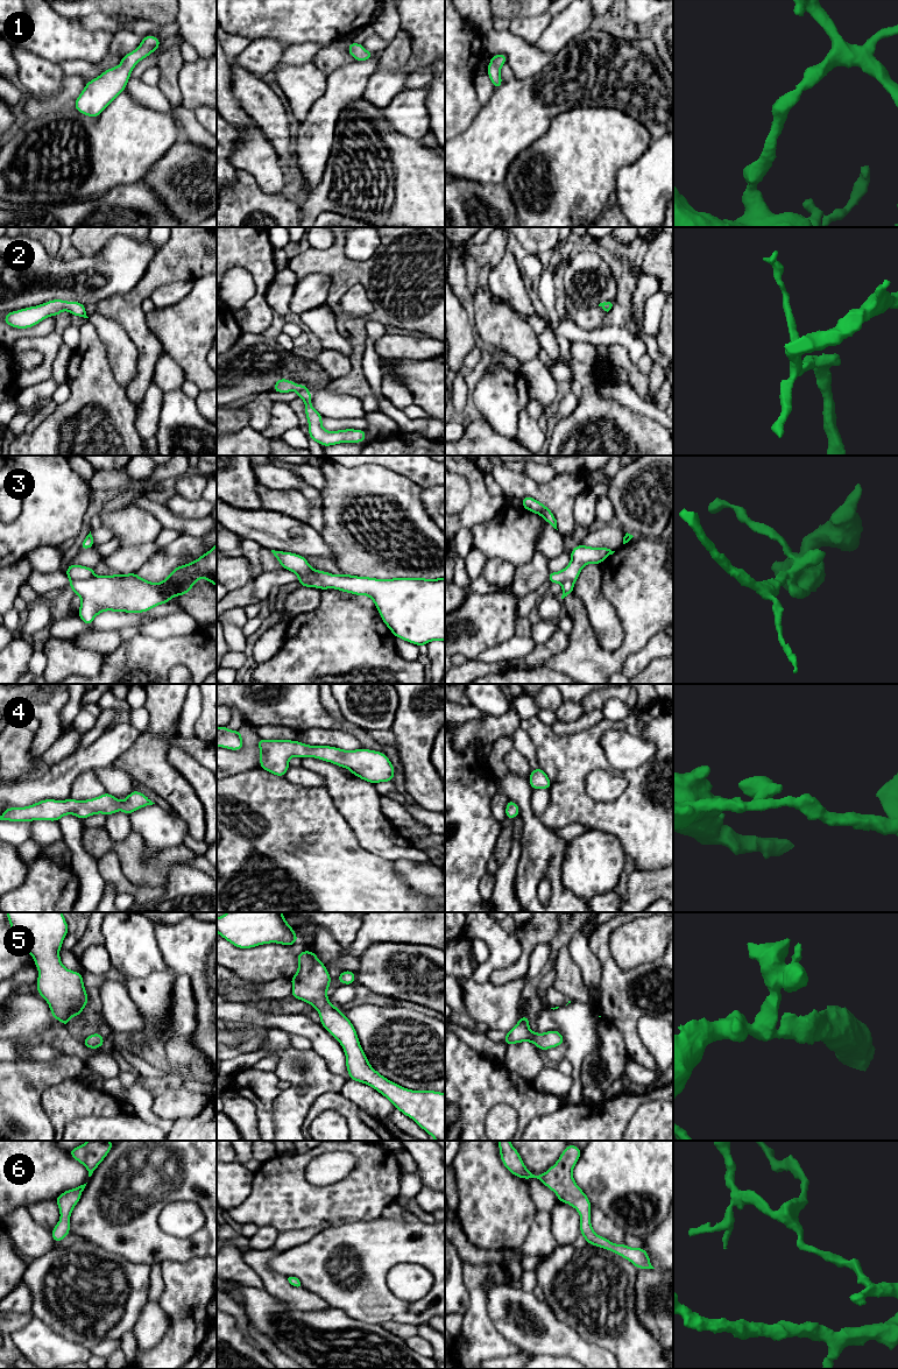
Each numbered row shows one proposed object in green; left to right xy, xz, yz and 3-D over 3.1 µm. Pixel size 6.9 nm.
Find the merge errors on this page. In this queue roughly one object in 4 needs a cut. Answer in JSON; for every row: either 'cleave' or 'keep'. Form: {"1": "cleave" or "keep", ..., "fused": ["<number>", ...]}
{"1": "keep", "2": "keep", "3": "cleave", "4": "keep", "5": "keep", "6": "keep", "fused": ["3"]}

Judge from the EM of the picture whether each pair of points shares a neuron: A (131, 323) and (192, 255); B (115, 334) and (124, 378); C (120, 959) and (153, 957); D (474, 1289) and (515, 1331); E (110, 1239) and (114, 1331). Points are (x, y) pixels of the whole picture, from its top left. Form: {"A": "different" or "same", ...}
{"A": "same", "B": "same", "C": "same", "D": "different", "E": "different"}

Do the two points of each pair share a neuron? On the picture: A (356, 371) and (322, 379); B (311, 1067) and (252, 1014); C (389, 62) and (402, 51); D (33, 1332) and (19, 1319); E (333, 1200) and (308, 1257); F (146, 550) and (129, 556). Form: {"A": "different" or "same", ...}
{"A": "different", "B": "different", "C": "same", "D": "different", "E": "different", "F": "same"}

